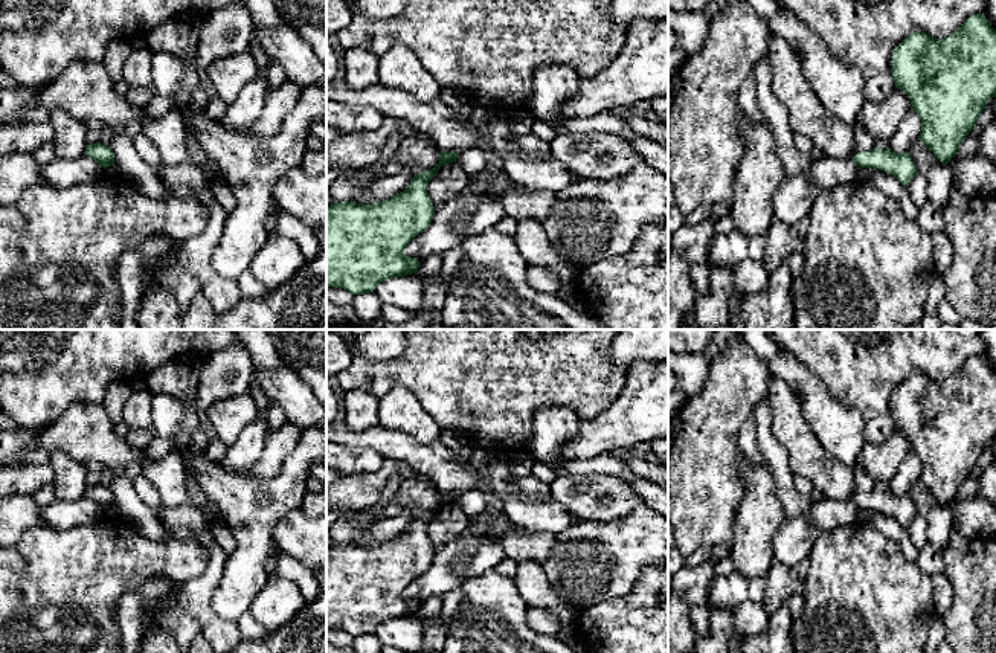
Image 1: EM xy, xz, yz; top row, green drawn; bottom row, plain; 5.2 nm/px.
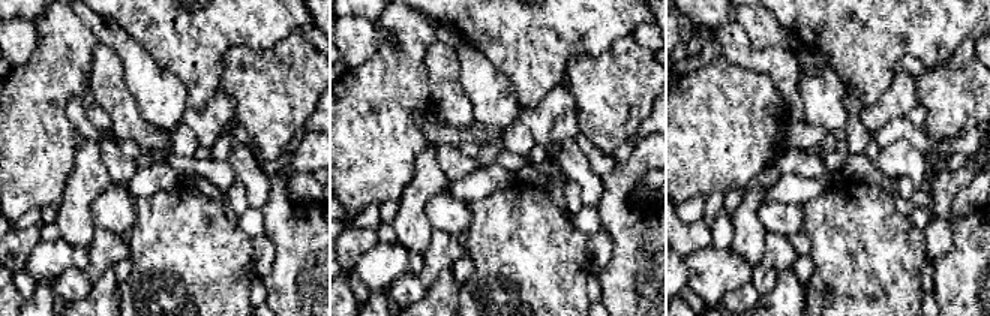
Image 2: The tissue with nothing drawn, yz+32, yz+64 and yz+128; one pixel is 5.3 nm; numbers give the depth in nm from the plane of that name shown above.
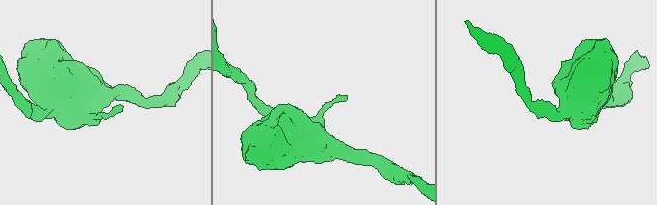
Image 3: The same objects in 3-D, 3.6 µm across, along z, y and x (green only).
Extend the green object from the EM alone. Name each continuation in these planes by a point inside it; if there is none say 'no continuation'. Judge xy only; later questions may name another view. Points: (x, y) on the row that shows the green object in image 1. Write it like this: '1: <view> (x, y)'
no continuation

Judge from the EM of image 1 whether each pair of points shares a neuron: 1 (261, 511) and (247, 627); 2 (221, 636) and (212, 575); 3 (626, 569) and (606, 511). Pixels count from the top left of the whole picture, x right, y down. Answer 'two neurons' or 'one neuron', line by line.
1: two neurons
2: one neuron
3: two neurons

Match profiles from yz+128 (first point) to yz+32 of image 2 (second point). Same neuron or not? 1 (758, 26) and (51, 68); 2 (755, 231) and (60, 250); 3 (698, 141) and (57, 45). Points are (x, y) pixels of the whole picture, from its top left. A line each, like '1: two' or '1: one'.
1: one
2: two
3: one

